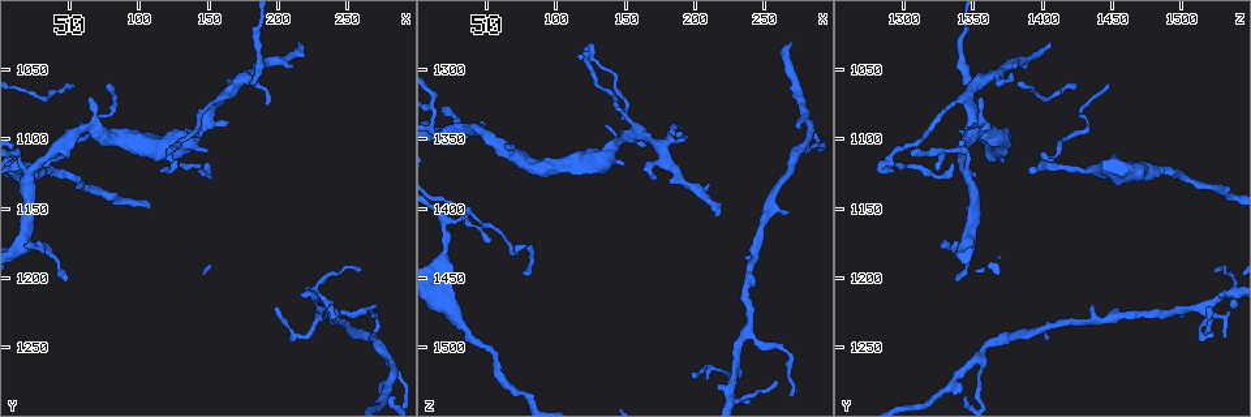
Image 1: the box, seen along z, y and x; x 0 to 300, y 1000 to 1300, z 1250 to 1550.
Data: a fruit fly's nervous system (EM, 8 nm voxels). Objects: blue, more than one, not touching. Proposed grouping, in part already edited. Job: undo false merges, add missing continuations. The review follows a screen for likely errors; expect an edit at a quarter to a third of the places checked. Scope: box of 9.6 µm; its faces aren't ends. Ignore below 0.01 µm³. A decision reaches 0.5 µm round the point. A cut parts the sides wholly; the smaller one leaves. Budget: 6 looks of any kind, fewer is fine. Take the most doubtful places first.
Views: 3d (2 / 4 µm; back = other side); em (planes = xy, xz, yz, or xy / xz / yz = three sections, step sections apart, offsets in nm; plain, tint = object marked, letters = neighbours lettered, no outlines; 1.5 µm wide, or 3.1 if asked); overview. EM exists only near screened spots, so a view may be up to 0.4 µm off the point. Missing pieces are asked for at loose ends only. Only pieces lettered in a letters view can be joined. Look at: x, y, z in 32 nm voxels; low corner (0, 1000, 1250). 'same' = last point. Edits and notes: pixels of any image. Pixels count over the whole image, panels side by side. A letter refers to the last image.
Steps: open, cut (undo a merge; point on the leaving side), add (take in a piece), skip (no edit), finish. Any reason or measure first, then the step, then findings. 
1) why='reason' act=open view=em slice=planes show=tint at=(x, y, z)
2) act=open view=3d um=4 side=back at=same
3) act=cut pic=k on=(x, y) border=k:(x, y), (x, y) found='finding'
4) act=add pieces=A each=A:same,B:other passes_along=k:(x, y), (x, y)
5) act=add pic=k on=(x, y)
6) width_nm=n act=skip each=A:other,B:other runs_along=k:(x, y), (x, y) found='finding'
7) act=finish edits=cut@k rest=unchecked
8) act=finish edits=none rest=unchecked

why='sharp bend' act=open view=3d um=2 at=(20, 1126, 1346)

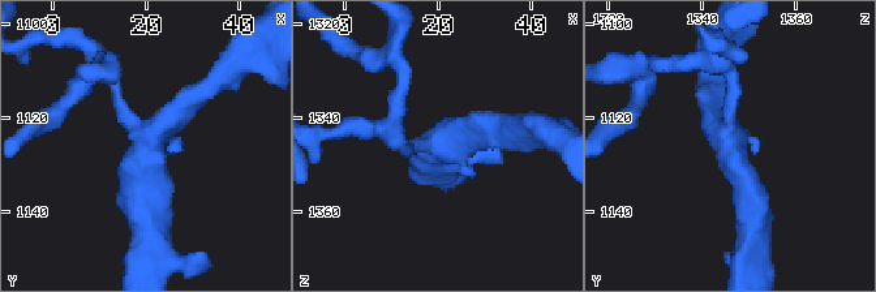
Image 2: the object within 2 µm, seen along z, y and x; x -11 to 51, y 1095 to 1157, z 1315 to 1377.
arms=3 why='shape alone is not enough' act=open view=em slice=planes show=letters at=(22, 1124, 1345)

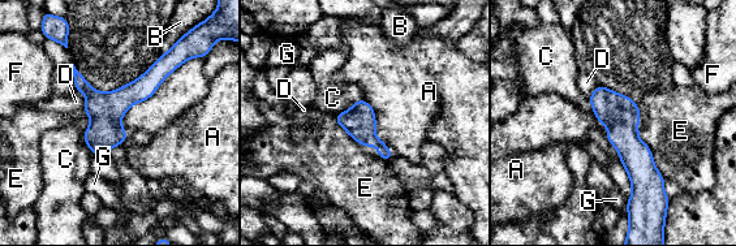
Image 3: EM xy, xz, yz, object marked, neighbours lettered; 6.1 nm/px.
act=skip each=A:other,B:other,C:other,D:other,E:other,F:other,G:other found='all the same cell'

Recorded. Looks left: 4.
why='an open end' act=open view=em slice=yz step=4 show=letters at=(216, 1028, 1408)

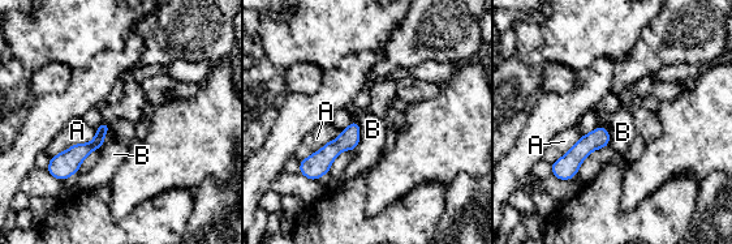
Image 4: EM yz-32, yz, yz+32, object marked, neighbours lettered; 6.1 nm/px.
act=skip each=A:other,B:other runs_along=4:(354, 124), (319, 162), (309, 162) found='none of them fits'

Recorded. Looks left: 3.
why='tapers out' act=open view=em slice=planes show=tint at=(120, 1126, 1284)

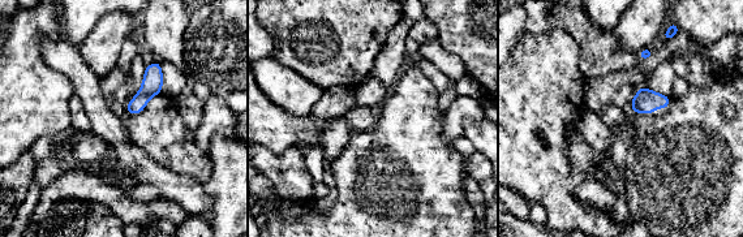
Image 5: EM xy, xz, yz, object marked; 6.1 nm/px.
act=open view=em slice=planes show=letters at=same

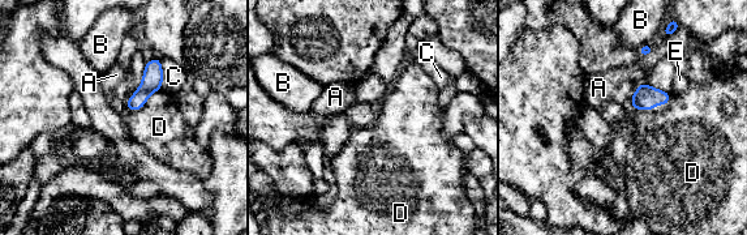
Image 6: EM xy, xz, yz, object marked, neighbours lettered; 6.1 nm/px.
width_nm=100 act=skip each=A:other,B:other,C:other,D:other,E:other border=6:(161, 88), (140, 109), (128, 111) found='none of them fits'

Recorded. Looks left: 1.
act=finish edits=none rest=unchecked

